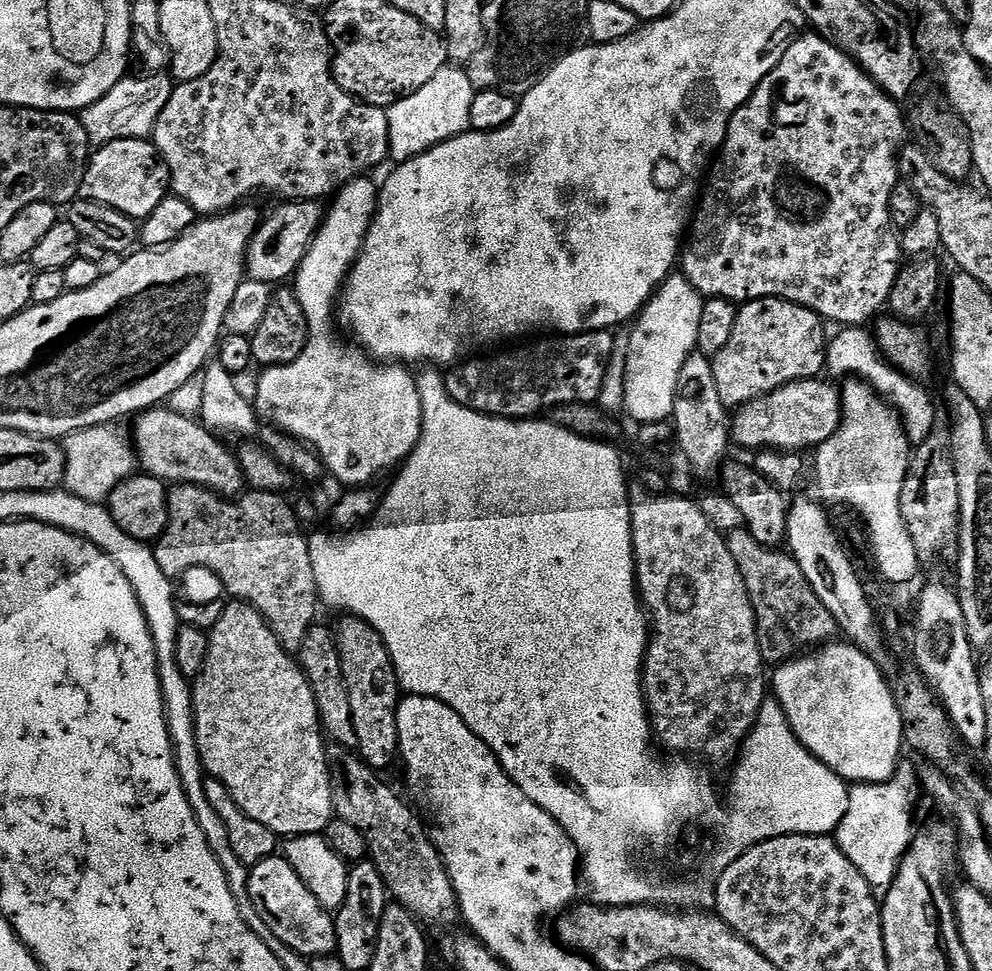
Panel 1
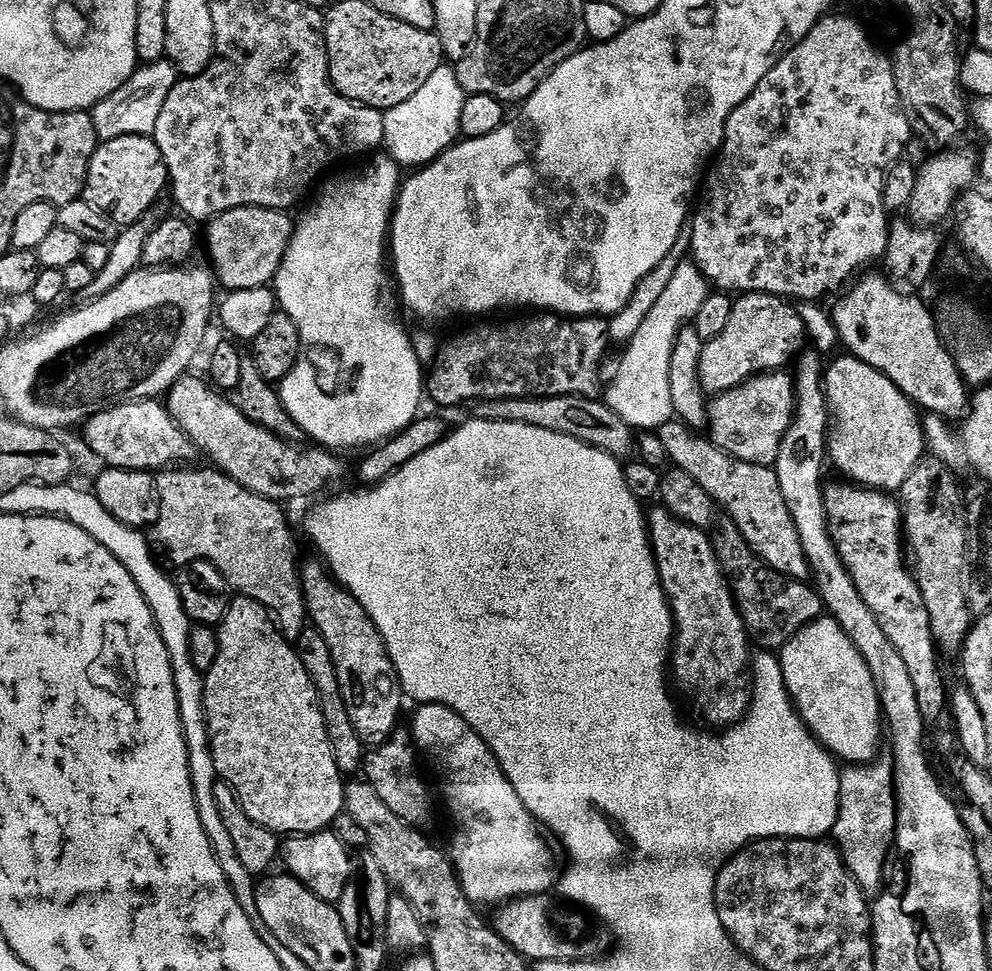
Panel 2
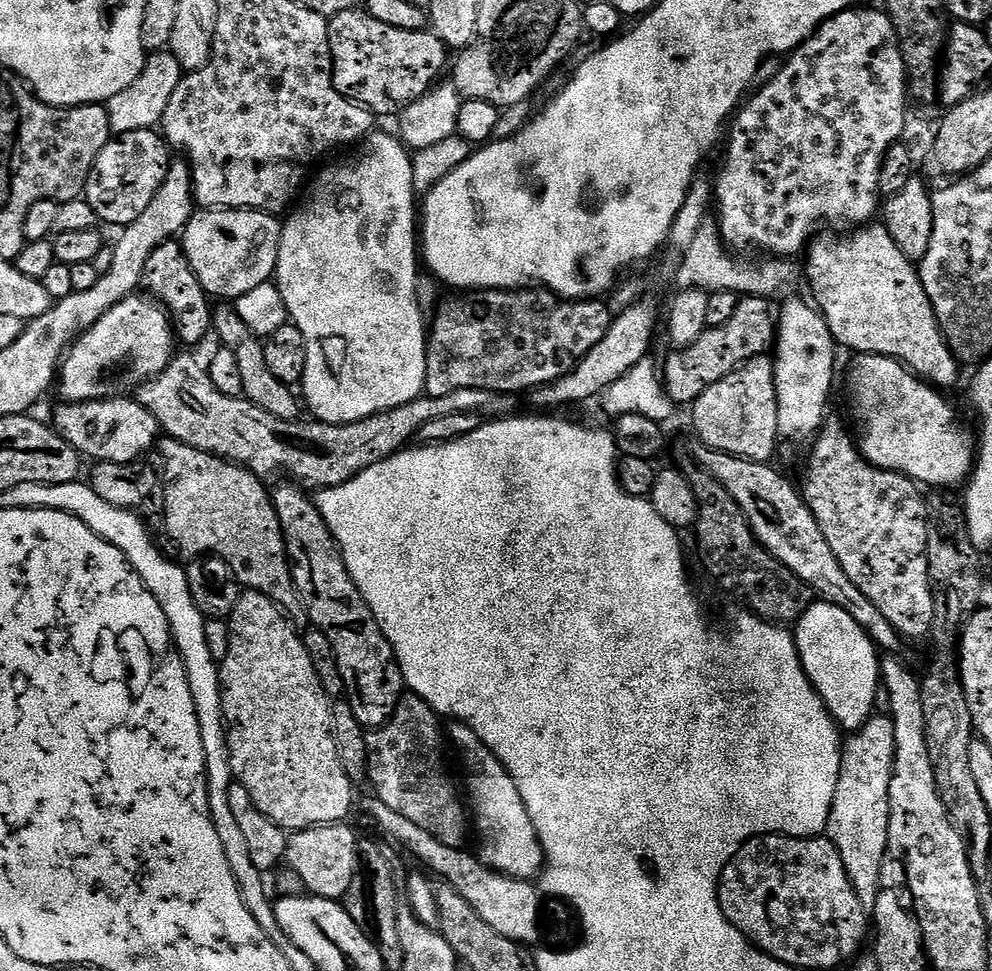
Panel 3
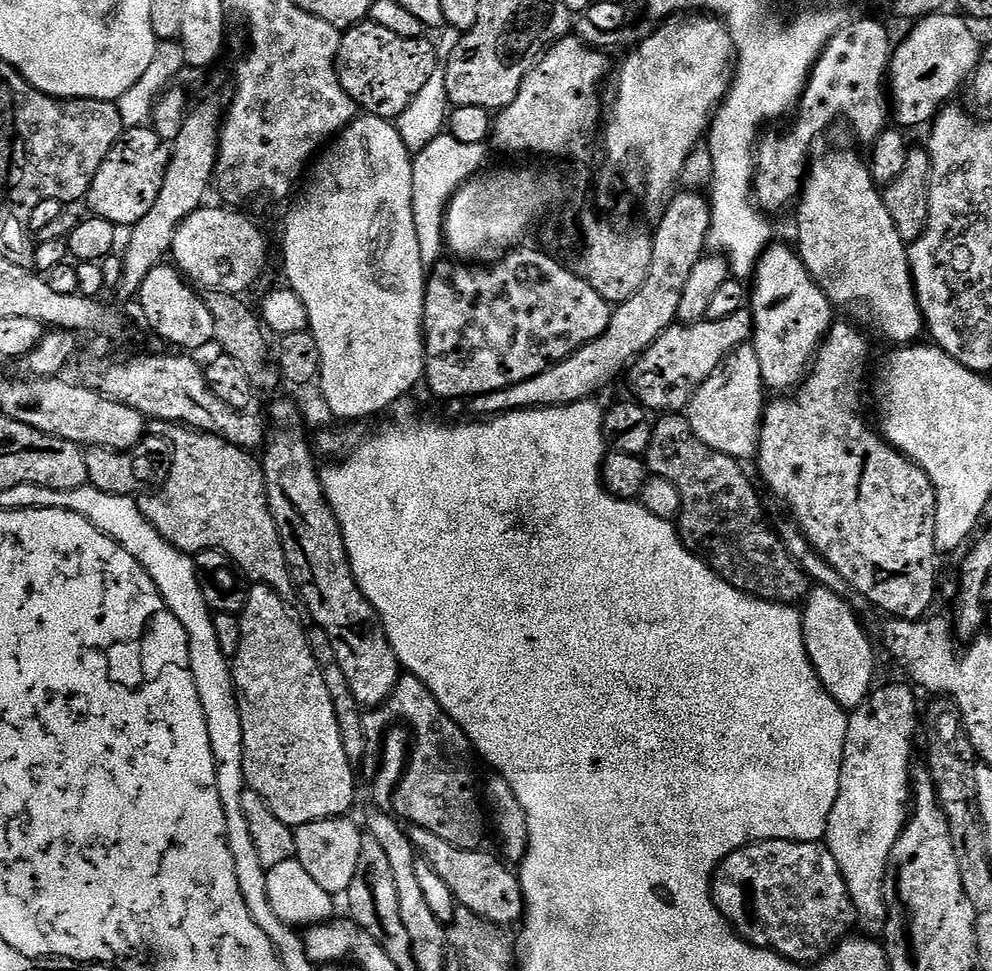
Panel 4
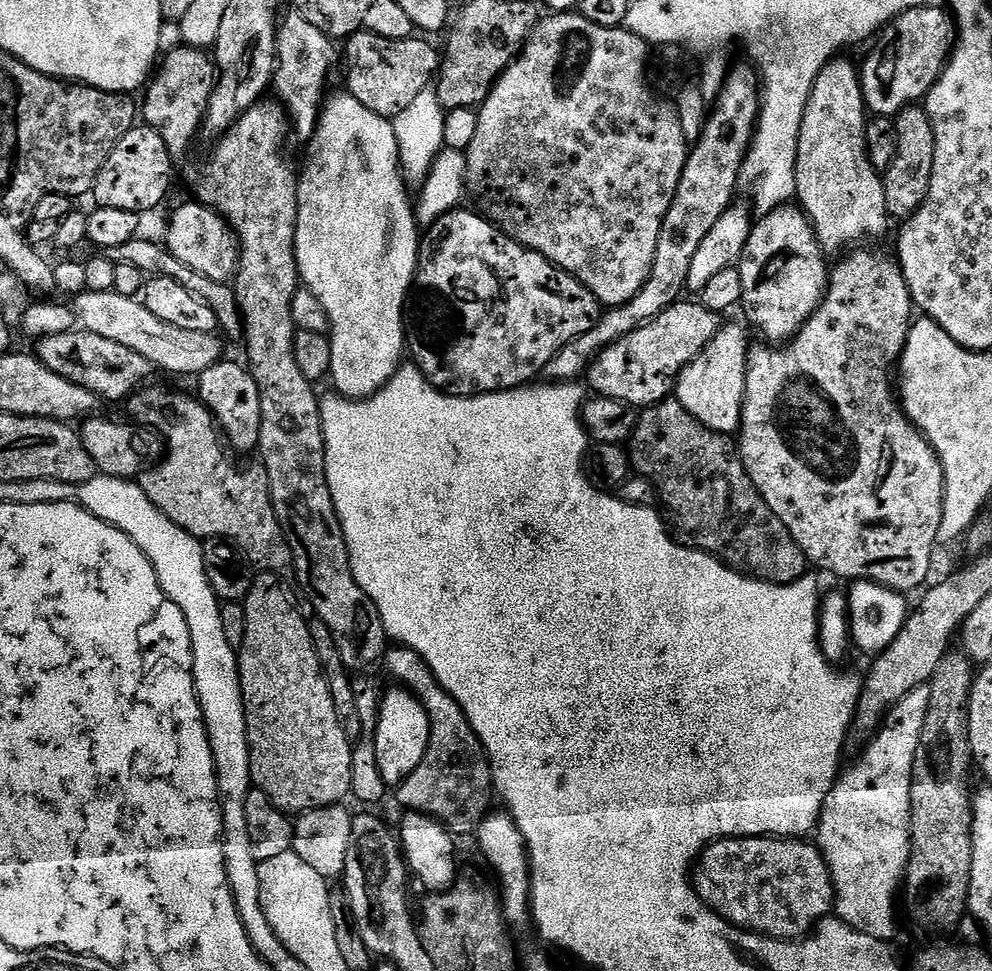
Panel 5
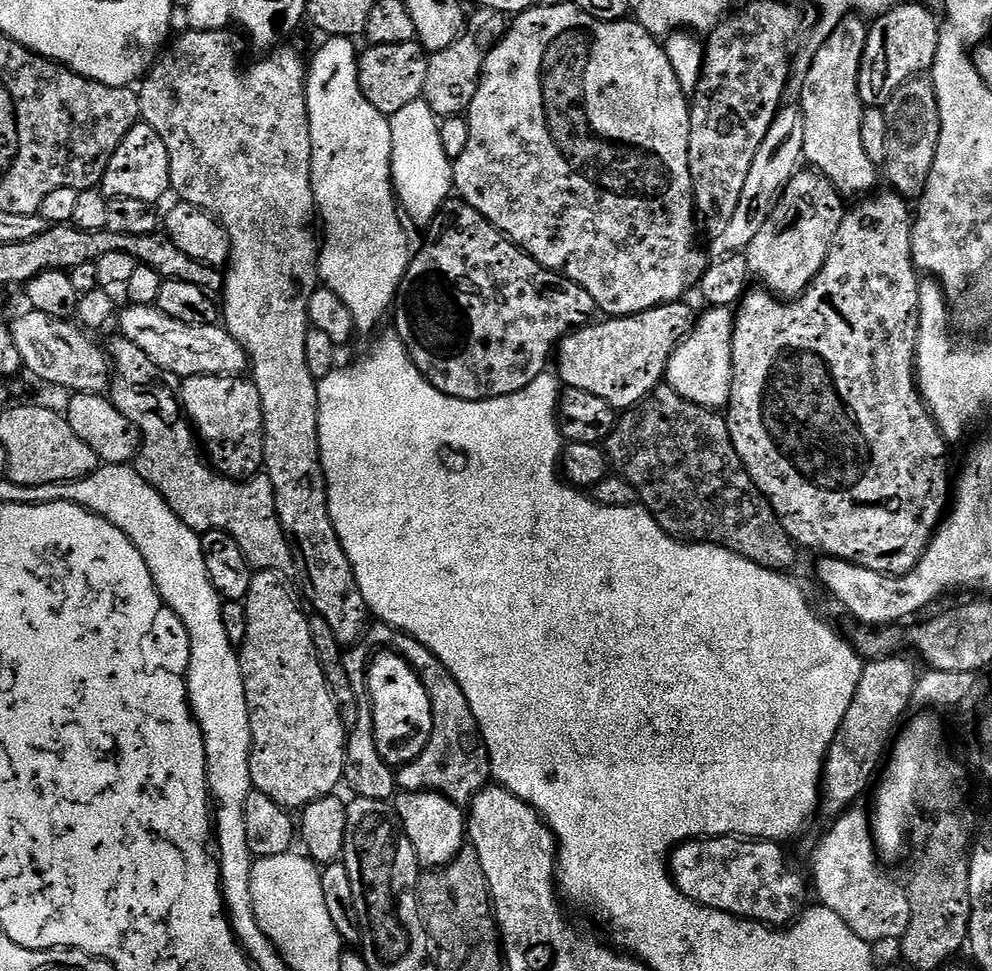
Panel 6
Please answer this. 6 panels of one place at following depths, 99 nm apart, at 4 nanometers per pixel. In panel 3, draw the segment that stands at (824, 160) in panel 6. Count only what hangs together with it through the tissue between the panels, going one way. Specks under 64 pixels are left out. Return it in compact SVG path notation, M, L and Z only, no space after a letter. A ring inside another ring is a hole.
M869 222L845 232L848 232L845 236L817 235L806 249L806 284L808 280L812 287L811 299L824 315L826 326L837 345L841 349L849 348L852 354L894 358L934 388L949 390L948 388L954 387L960 376L961 365L936 321L930 298L926 298L926 290L920 281L917 265L908 260L902 250L898 250L894 238L890 238L890 230L886 230L883 223Z

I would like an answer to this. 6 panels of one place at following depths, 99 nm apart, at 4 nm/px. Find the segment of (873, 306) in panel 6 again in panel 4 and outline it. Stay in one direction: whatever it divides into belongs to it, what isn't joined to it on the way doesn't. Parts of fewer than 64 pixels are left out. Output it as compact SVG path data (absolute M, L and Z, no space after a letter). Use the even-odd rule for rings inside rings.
M833 323L828 329L824 341L810 365L810 371L802 383L791 394L780 394L767 401L764 416L760 420L760 444L756 447L754 464L760 467L760 476L764 484L777 496L784 500L786 507L792 511L791 519L807 537L808 543L838 574L852 587L858 597L865 596L872 604L877 604L889 617L898 620L918 620L929 611L932 599L936 596L936 491L926 474L915 461L903 456L898 449L889 444L875 427L868 425L864 417L864 371L868 368L868 340L852 324Z

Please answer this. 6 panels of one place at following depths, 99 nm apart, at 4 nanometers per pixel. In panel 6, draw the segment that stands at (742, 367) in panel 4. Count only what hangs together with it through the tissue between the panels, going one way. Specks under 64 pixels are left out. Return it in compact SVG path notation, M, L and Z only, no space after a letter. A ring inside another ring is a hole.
M705 307L692 326L692 333L679 344L668 363L667 387L703 408L727 409L732 389L732 339L736 318L733 309Z

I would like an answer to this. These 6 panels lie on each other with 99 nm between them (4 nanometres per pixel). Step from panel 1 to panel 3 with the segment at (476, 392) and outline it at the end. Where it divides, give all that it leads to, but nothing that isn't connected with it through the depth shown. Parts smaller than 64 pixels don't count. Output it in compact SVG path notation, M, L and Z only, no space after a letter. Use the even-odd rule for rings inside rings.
M529 286L523 290L507 288L485 288L468 290L463 294L452 294L439 305L426 336L428 369L424 379L424 392L429 396L450 394L454 390L486 390L501 394L527 393L542 384L552 384L560 380L610 330L614 312L603 299L565 300L563 296L547 290L537 290Z

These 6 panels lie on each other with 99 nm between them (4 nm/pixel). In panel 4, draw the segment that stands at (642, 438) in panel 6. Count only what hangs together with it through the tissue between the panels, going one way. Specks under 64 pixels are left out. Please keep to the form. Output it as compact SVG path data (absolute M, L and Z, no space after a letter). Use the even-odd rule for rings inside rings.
M664 414L653 423L646 463L651 475L670 478L670 482L678 486L678 494L682 496L682 506L678 517L680 541L699 560L706 561L718 575L726 582L730 582L730 586L756 596L760 600L773 600L775 604L796 606L807 597L810 591L808 575L788 552L788 548L780 539L779 531L768 525L764 504L760 501L751 478L744 473L745 465L735 460L733 456L727 456L706 446L706 442L702 442L702 438L694 434L687 415Z

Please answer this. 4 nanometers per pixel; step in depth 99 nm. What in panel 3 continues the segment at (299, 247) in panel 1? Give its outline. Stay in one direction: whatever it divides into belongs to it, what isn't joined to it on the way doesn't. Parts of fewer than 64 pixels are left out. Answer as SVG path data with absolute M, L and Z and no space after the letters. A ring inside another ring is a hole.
M246 208L196 210L182 233L184 253L209 297L221 296L221 301L234 302L242 294L254 290L254 286L262 286L275 277L281 227L281 221L270 212L254 212Z

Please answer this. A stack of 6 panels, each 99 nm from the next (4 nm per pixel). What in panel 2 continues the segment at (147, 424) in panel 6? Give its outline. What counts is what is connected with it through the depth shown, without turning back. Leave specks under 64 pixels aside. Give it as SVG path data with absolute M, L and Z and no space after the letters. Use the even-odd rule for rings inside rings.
M173 466L156 476L156 496L160 499L160 517L154 533L176 564L205 560L220 571L220 576L233 588L233 593L262 602L272 613L279 629L289 642L295 642L309 623L304 588L300 585L301 565L296 565L296 540L279 503L267 500L234 482L215 467Z

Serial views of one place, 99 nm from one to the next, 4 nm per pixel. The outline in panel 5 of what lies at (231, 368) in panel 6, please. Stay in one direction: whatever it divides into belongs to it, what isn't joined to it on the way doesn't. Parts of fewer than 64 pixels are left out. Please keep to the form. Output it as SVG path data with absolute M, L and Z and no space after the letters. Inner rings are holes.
M85 290L75 297L74 304L74 315L83 331L102 334L102 338L110 338L110 342L130 346L134 354L142 354L142 358L151 362L153 369L160 371L161 368L162 371L173 372L176 376L196 378L210 366L220 363L222 359L219 335L210 332L194 334L194 330L178 330L178 326L170 326L170 322L154 318L154 314L150 314L150 310L146 310L146 306L139 299L113 291Z

